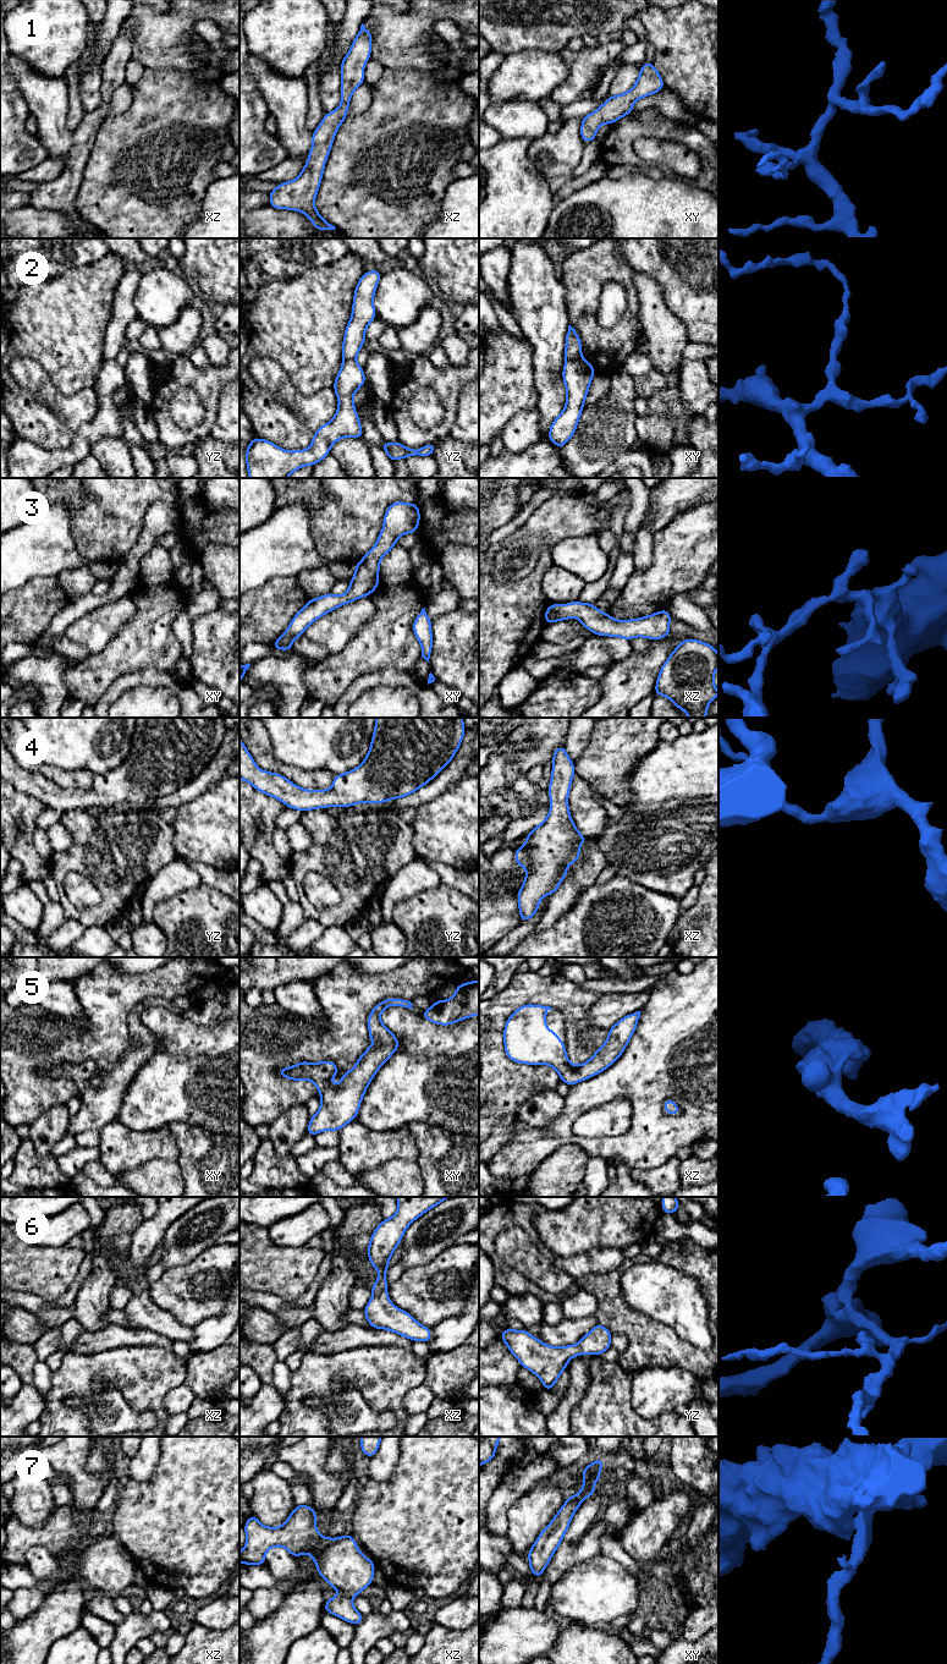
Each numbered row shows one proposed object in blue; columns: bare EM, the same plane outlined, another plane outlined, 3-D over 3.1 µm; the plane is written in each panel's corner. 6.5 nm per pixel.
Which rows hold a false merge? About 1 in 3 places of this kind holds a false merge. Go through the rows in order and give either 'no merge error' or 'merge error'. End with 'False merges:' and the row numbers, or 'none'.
1: no merge error
2: merge error
3: no merge error
4: no merge error
5: no merge error
6: no merge error
7: merge error
False merges: 2, 7

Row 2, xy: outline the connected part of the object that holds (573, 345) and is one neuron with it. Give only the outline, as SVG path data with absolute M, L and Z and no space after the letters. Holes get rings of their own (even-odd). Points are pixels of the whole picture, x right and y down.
M571 325L566 334L566 348L565 358L566 361L577 359L582 357L582 341L579 340L578 333Z

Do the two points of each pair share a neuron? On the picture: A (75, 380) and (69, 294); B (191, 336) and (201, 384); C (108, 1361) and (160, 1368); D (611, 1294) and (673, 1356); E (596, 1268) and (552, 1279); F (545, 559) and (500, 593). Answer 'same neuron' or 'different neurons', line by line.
A: same neuron
B: different neurons
C: same neuron
D: same neuron
E: different neurons
F: same neuron

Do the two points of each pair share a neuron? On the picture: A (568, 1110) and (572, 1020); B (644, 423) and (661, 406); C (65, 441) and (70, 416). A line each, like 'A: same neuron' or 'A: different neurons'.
A: different neurons
B: same neuron
C: different neurons

